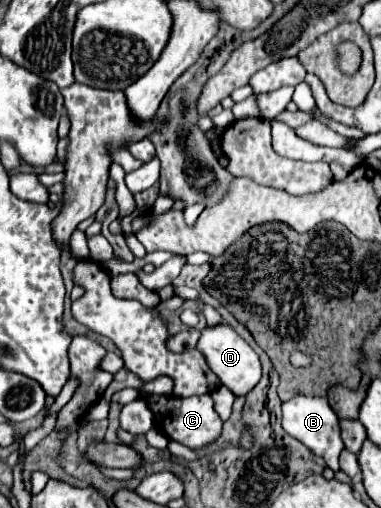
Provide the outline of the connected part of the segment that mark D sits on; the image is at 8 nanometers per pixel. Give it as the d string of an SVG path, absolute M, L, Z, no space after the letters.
M230 325L206 327L198 341L198 349L204 353L210 369L218 375L220 383L228 387L236 397L246 397L262 377L262 365L254 349L236 333Z

